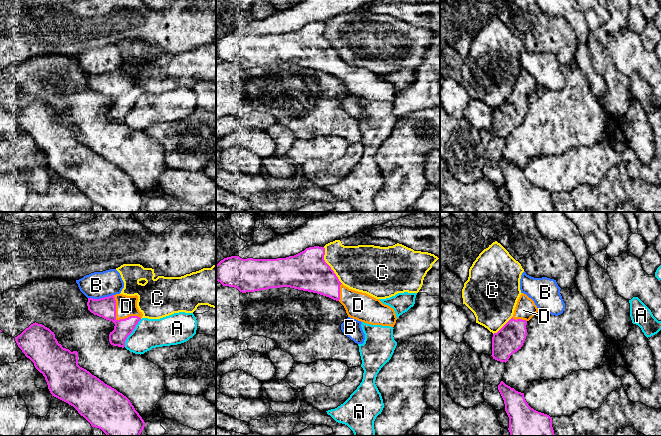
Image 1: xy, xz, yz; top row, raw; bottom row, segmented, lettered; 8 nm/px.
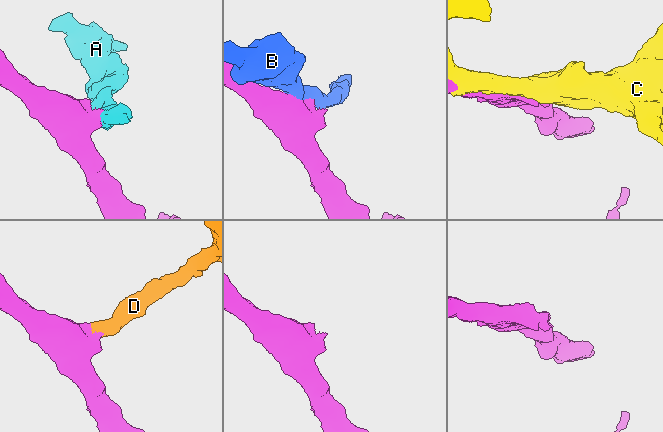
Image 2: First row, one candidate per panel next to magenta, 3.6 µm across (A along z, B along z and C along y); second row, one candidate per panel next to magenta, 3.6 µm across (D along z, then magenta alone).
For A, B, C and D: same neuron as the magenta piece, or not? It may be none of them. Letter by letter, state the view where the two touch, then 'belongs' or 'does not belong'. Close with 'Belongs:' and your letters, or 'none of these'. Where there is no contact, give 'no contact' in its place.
A: contact in xy; does not belong
B: contact in xy; does not belong
C: contact in xz; does not belong
D: contact in xy; belongs
Belongs: D

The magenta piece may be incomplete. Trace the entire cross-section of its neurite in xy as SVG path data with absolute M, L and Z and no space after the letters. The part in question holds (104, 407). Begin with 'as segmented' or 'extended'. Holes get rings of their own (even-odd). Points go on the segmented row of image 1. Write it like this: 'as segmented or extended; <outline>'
as segmented; M35 322L15 337L15 341L35 368L43 374L52 396L73 406L92 427L101 429L107 436L140 436L145 422L130 400L80 367L78 352L63 348L49 328Z

